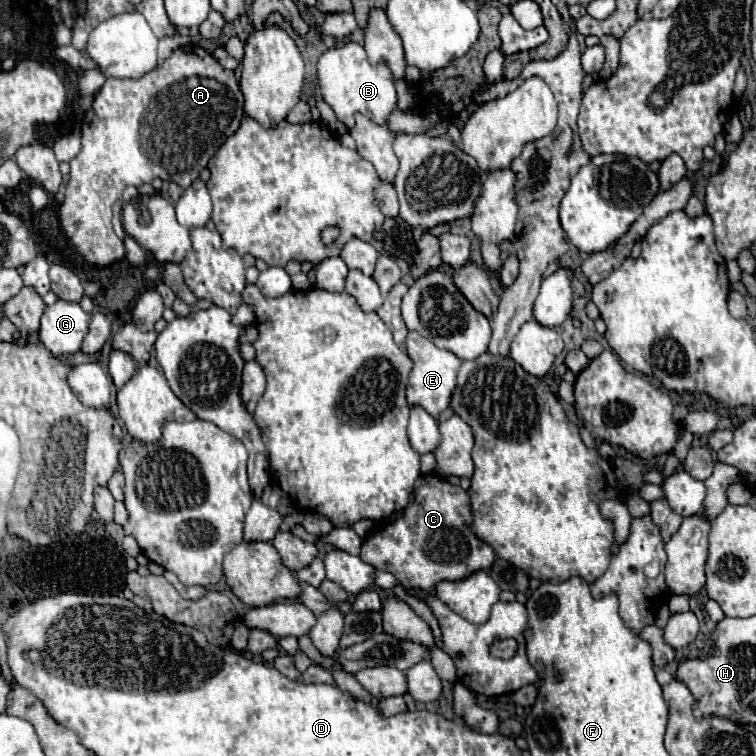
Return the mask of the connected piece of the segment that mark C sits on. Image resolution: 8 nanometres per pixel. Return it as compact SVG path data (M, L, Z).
M422 475L416 481L416 497L396 521L376 523L376 529L362 541L360 557L380 571L394 573L406 589L430 591L438 581L464 579L472 571L488 571L494 551L470 529L468 493L438 475Z

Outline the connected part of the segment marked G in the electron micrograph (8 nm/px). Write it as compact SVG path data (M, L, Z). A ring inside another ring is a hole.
M58 299L46 307L40 323L40 341L52 355L72 355L82 349L90 315L78 305Z

